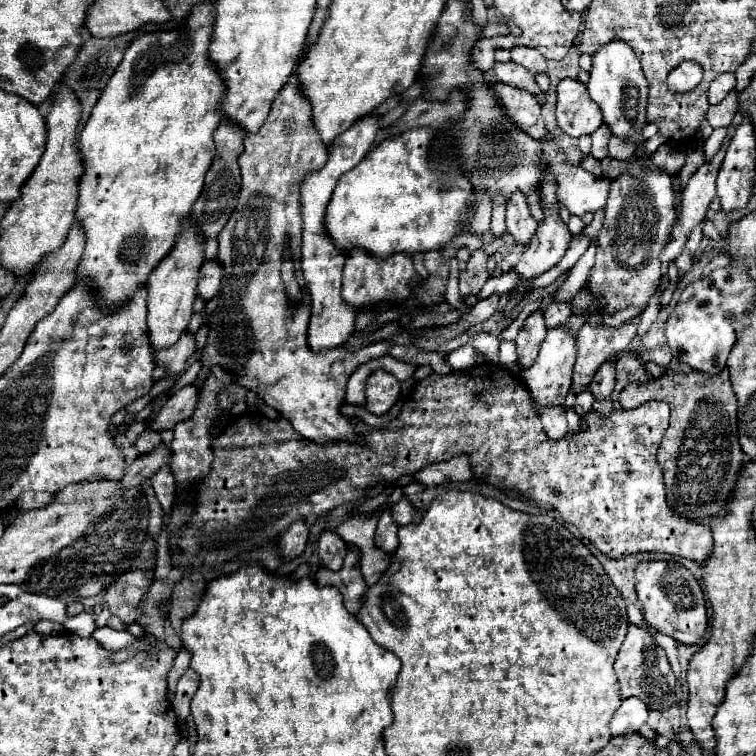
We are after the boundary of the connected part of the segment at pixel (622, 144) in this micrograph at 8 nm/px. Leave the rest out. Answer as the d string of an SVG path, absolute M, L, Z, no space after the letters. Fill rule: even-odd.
M612 136L608 143L608 156L619 160L628 160L633 155L634 146L630 140Z

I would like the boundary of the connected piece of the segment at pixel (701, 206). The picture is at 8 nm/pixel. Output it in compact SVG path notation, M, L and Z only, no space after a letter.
M733 121L733 123L729 125L727 139L723 141L723 147L717 151L717 155L715 155L709 163L703 163L703 165L691 175L691 179L689 179L689 183L687 183L687 187L685 187L685 191L683 191L683 203L681 203L681 207L679 207L679 211L677 211L677 219L675 219L675 223L673 223L673 227L671 227L669 241L665 243L665 247L663 247L661 255L659 255L659 261L661 261L661 275L667 275L669 263L671 263L675 257L681 255L681 251L683 251L683 247L685 247L685 243L687 243L687 239L689 239L689 235L691 235L691 231L705 219L707 209L709 209L709 203L711 203L711 199L715 199L715 179L717 179L717 171L719 171L719 167L721 167L721 161L723 161L723 155L725 155L727 145L729 145L729 141L731 141L731 135L735 133L735 127L737 127L737 125L735 125L735 121Z

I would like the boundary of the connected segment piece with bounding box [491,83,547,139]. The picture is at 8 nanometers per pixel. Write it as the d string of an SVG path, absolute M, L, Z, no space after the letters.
M493 83L491 87L497 103L507 111L507 117L515 123L515 127L523 129L535 139L547 137L547 129L539 113L539 103L533 95L527 95L527 91L519 91L517 87L507 87L505 83Z

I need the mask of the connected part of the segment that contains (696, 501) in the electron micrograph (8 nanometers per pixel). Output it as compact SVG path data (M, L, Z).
M671 359L665 375L649 381L631 381L619 395L619 403L625 409L635 409L651 399L665 401L671 407L669 429L657 453L665 475L667 501L679 515L689 519L705 521L711 515L721 515L725 511L723 503L733 491L737 471L747 459L737 439L735 391L727 367L719 375L703 375L703 371Z

